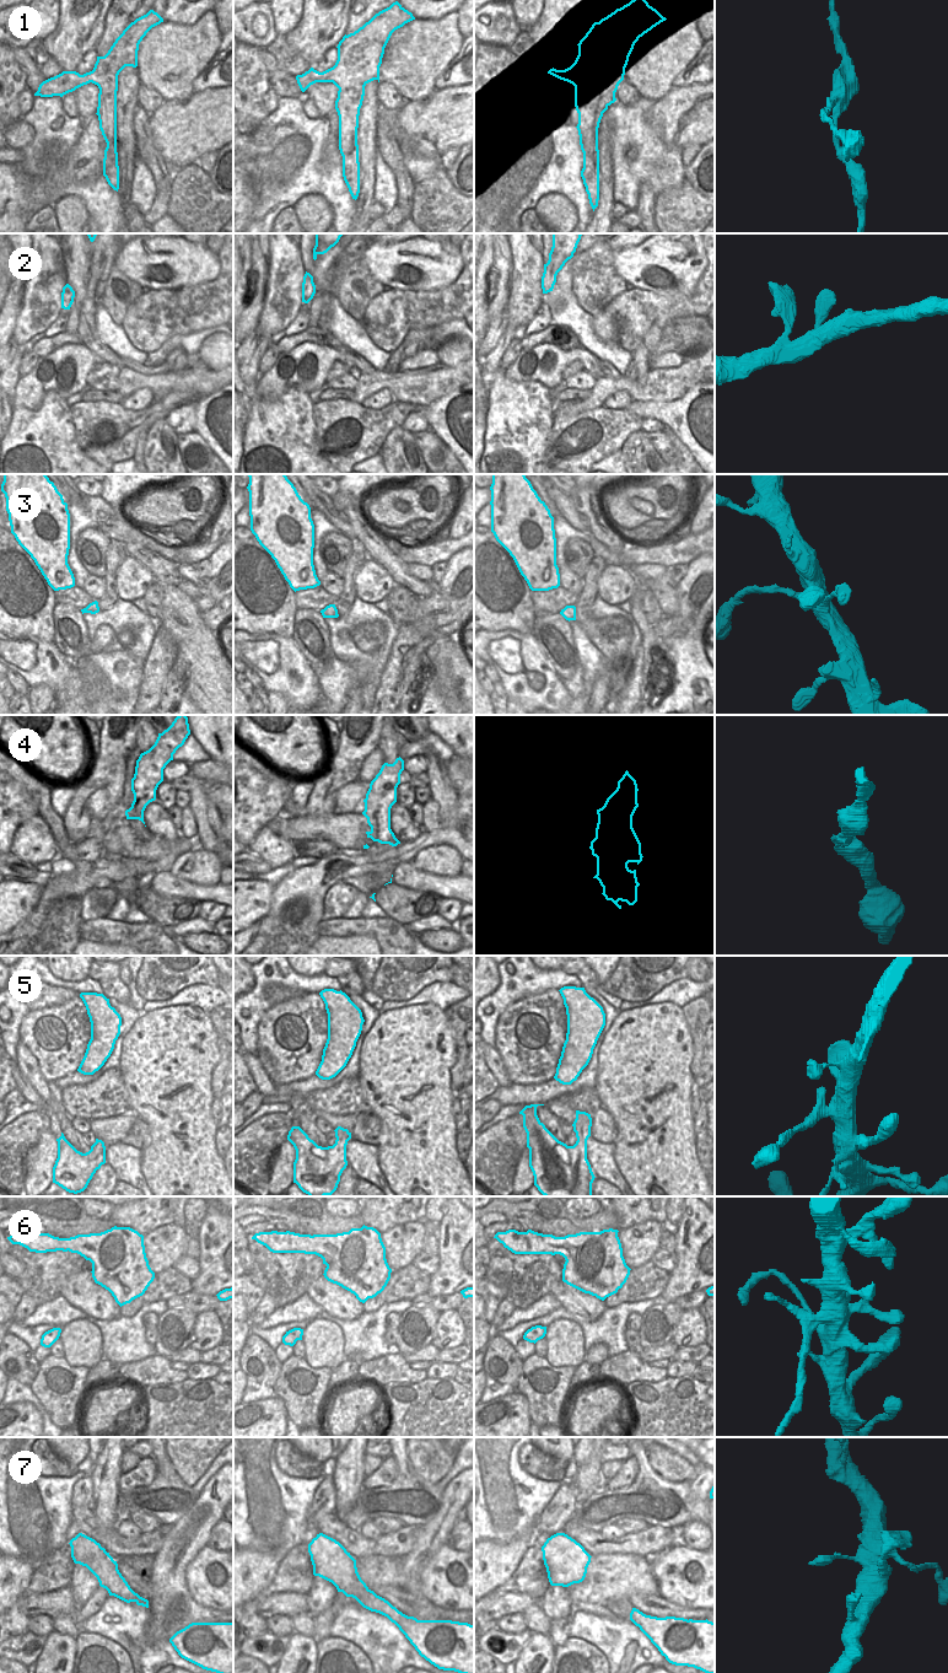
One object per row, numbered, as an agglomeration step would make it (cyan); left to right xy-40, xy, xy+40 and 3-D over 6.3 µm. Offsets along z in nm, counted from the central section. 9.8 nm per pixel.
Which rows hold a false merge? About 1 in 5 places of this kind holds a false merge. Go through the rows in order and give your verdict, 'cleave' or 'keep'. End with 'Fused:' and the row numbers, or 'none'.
1: keep
2: keep
3: keep
4: keep
5: keep
6: cleave
7: keep
Fused: 6

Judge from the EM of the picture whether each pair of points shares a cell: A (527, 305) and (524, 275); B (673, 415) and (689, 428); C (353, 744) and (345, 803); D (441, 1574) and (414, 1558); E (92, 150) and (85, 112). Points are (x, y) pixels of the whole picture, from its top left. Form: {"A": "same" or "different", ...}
{"A": "same", "B": "same", "C": "different", "D": "different", "E": "different"}

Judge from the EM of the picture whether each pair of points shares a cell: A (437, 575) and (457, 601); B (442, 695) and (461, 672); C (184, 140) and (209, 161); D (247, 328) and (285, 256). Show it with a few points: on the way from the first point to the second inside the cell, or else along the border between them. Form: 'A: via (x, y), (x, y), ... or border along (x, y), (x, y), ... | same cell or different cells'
A: border along (448, 561), (445, 575), (437, 582) | different cells
B: via (450, 693), (461, 679) | same cell
C: border along (216, 150), (209, 150), (197, 162) | different cells
D: border along (269, 268), (263, 310), (257, 324) | different cells

